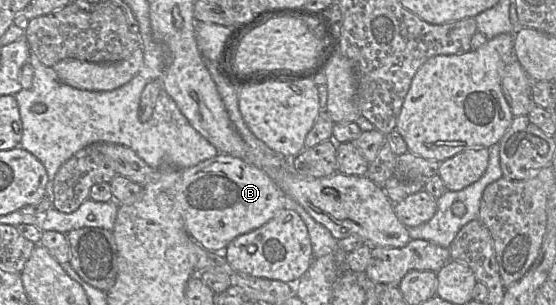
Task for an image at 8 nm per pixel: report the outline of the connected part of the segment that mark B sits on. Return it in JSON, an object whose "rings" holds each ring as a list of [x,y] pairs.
{"rings":[[[222,153],[181,170],[181,177],[176,182],[176,200],[186,231],[194,241],[212,252],[224,252],[236,237],[263,226],[285,208],[285,198],[284,192],[264,171]]]}

